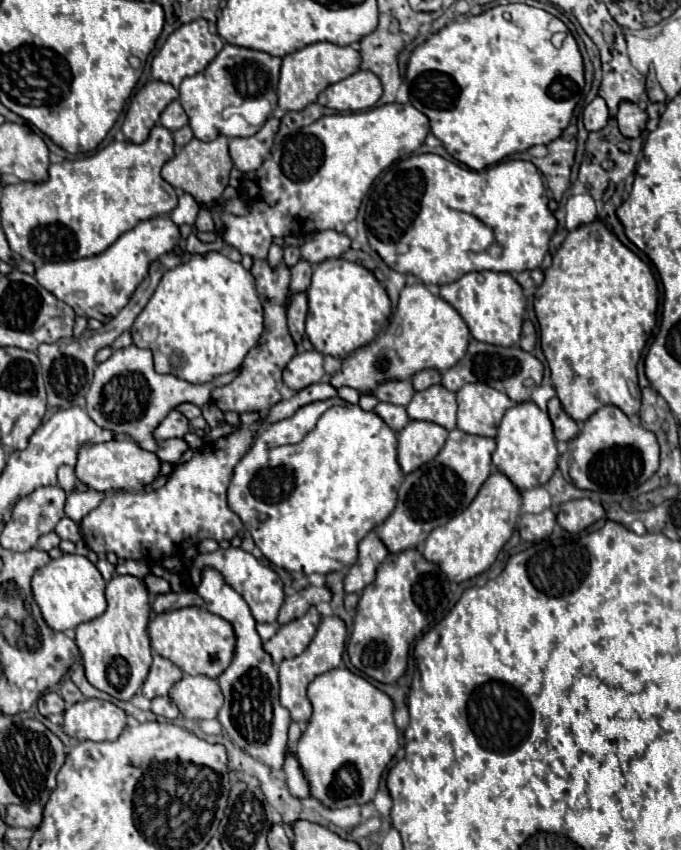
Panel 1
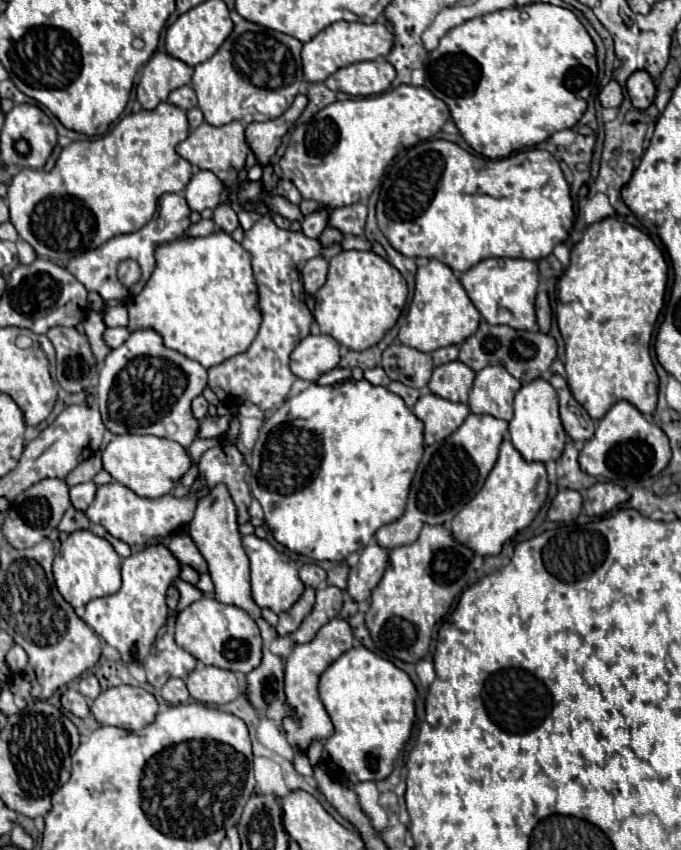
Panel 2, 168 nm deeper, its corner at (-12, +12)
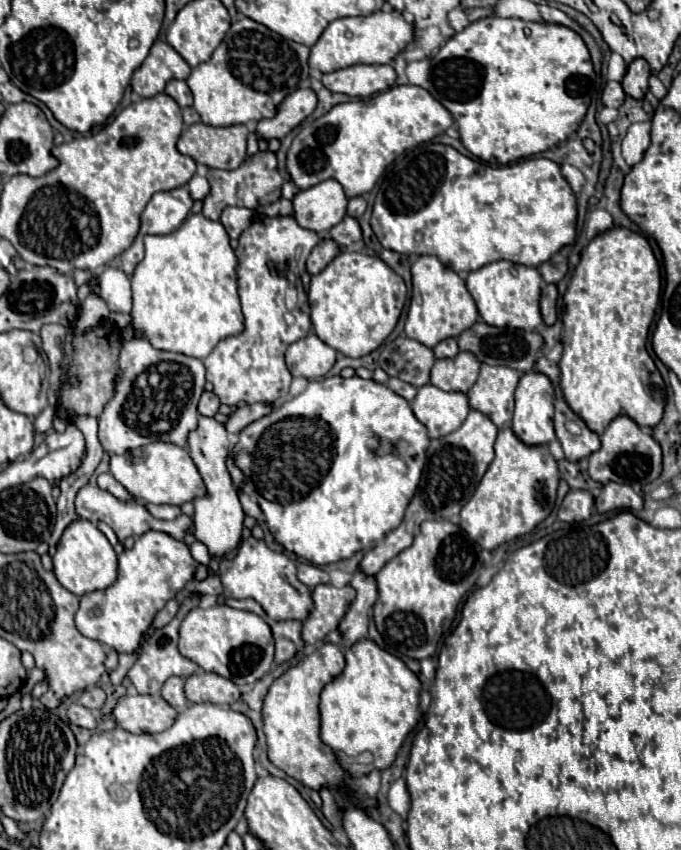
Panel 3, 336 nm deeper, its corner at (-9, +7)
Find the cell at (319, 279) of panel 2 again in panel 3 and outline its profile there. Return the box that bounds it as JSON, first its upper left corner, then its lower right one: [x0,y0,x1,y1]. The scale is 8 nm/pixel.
[307,237,341,275]

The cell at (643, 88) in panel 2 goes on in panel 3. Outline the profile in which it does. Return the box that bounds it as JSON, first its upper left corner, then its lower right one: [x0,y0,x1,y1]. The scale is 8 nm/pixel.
[621,59,651,99]

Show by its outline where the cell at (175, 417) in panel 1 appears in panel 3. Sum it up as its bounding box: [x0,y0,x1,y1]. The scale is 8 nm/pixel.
[199,391,221,417]

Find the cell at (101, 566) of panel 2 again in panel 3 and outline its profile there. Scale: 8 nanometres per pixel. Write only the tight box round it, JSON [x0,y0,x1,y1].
[53,519,117,595]

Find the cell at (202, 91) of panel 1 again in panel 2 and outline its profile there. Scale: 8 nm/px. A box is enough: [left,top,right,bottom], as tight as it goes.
[192,20,302,126]

